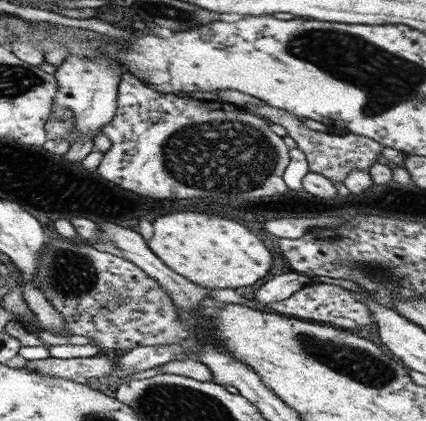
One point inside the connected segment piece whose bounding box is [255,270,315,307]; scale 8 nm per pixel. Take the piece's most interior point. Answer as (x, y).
(279, 287)

